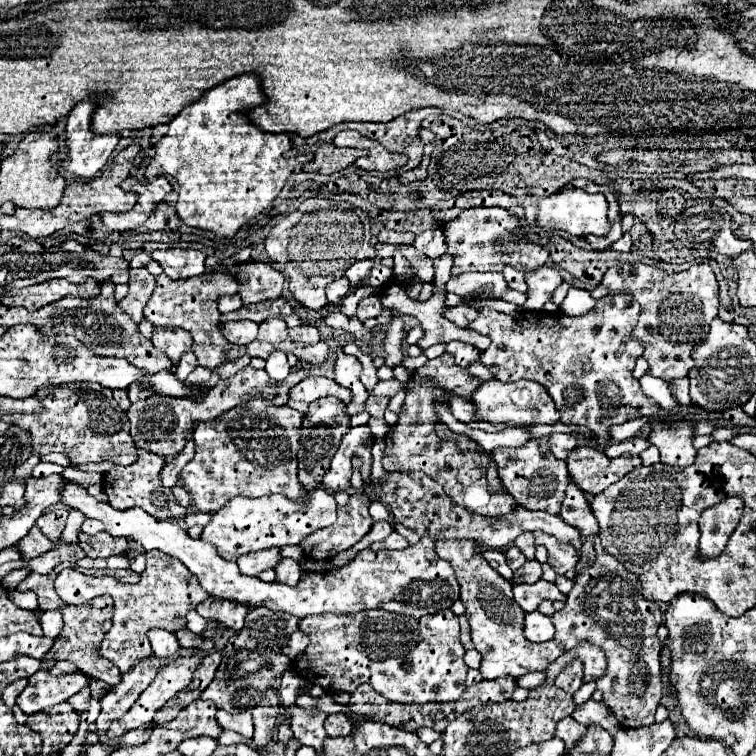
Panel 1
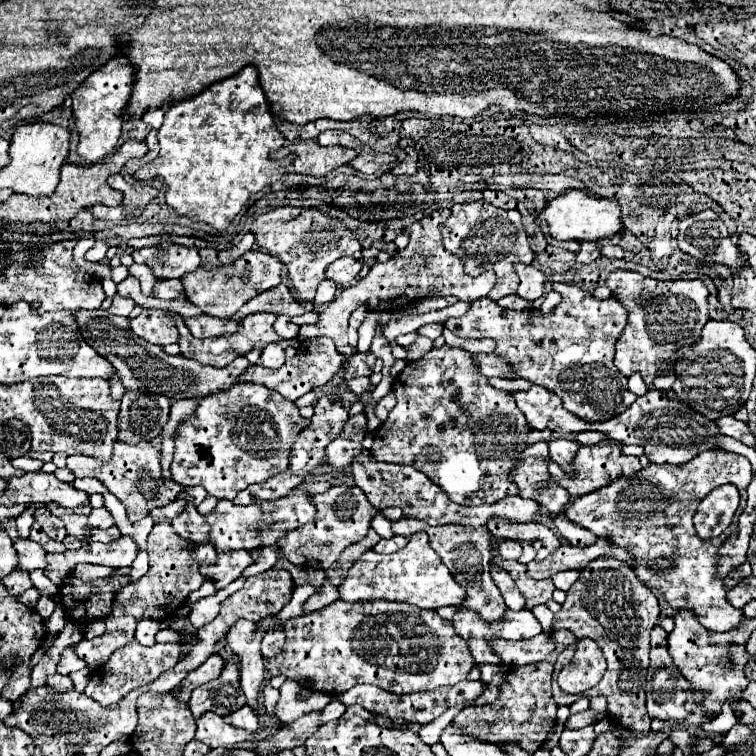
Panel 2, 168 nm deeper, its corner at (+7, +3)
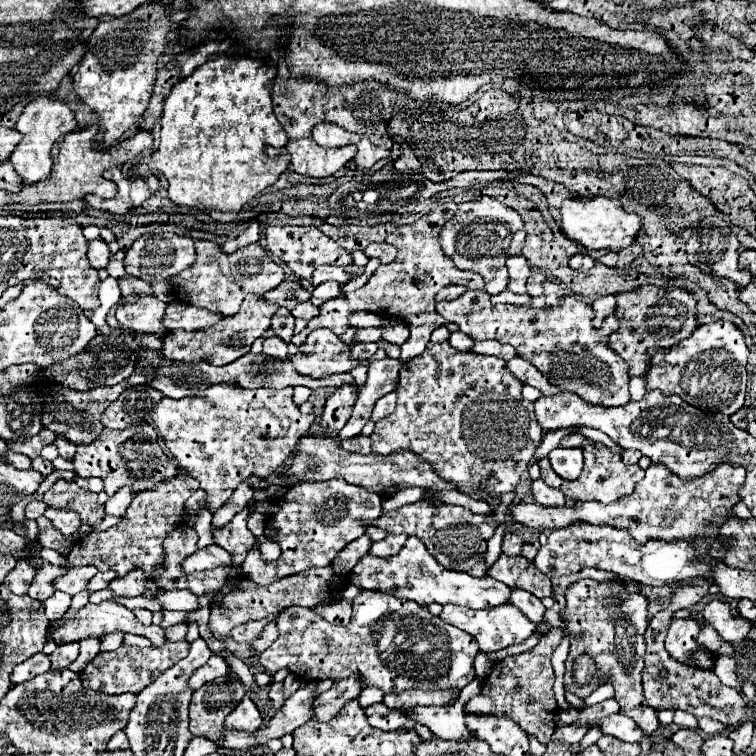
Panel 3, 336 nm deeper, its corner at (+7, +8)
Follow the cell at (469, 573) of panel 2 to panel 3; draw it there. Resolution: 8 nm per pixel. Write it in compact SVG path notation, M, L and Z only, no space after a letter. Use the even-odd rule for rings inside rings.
M418 500L414 504L402 506L394 512L382 514L382 520L376 520L376 526L386 530L388 534L406 534L406 536L418 536L428 552L444 566L460 572L468 572L470 576L488 576L486 574L486 542L496 530L496 518L474 514L468 508L462 506L452 506L452 504L442 504L442 506L432 506L428 500Z

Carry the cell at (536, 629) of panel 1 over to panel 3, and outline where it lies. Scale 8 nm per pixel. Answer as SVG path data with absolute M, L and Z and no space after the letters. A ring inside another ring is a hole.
M448 604L448 606L444 606L440 618L444 618L448 624L468 632L478 642L480 652L492 652L492 650L500 650L500 648L506 648L512 644L520 644L522 640L532 636L536 630L536 624L532 620L528 620L512 604L500 604L500 606L492 606L492 608L484 608L484 610L470 610L464 606Z

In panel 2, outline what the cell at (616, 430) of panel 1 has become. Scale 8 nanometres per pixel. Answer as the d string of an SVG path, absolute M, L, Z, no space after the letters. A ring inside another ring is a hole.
M584 431L584 433L578 433L578 435L576 435L576 441L578 441L580 445L596 445L596 443L602 441L602 437L604 437L604 435L600 435L600 433L596 433L596 431Z

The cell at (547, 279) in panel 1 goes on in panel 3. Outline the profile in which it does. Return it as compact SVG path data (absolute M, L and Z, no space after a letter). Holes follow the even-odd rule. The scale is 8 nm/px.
M512 256L508 262L508 272L510 272L510 282L508 282L508 290L516 292L516 294L526 294L526 280L532 274L528 262L524 256Z

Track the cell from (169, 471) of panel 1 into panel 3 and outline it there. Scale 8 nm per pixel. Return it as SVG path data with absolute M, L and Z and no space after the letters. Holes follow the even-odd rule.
M204 508L200 509L196 516L196 524L193 527L199 537L198 549L212 544L211 520L212 514L208 510L204 510Z

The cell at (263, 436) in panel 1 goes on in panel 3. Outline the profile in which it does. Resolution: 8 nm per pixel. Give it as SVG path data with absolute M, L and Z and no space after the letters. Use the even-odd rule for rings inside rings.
M218 384L204 390L202 396L188 396L180 400L162 398L154 412L152 420L158 428L158 434L162 434L168 450L178 462L178 470L186 470L188 476L196 478L200 482L200 488L206 490L208 500L206 506L210 512L216 512L238 488L238 484L246 482L250 476L258 476L260 480L266 480L270 474L274 474L294 452L296 442L300 436L308 434L310 426L314 424L314 414L302 414L298 406L292 402L292 388L256 388L246 390L240 386L230 384Z

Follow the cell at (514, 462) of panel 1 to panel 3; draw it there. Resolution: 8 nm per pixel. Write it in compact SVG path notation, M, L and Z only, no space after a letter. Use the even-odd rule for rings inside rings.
M542 478L532 480L532 494L534 494L534 500L542 506L564 506L566 504L566 496L560 490L544 484Z

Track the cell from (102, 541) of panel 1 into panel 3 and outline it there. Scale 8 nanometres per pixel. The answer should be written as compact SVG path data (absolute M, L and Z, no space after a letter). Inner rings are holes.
M70 484L66 492L48 490L44 492L42 500L46 500L46 504L52 508L64 508L64 510L78 512L82 524L90 524L90 526L100 524L104 518L104 508L98 504L96 494L78 487L76 484Z

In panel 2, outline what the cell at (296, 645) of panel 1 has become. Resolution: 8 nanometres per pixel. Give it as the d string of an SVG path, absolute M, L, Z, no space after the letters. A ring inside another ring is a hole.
M282 629L268 631L262 639L262 655L270 659L282 651L282 645L284 645L284 631Z

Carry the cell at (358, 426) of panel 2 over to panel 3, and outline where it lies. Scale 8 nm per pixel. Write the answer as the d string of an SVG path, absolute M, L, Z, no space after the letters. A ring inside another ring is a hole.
M386 358L382 362L372 362L370 364L368 380L360 388L360 394L358 394L358 400L354 404L350 420L346 422L346 426L336 436L338 442L354 438L354 436L358 436L362 432L364 424L370 420L374 402L378 398L382 398L384 394L396 390L398 370L400 370L400 360L392 360L392 358Z

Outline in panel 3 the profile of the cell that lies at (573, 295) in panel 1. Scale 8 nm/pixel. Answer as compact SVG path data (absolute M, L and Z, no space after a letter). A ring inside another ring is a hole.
M504 290L504 292L496 294L496 296L492 296L490 300L492 302L502 302L502 304L528 304L528 302L532 302L532 296L528 296L528 294L518 296L518 294L510 292L510 290Z

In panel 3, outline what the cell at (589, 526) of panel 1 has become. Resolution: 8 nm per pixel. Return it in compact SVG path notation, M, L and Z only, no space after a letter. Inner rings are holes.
M578 580L566 590L566 606L562 610L562 620L570 632L570 649L565 662L564 686L566 690L580 698L590 696L602 680L608 680L616 690L616 702L620 704L620 712L630 716L644 732L652 734L660 728L656 718L656 710L648 708L642 694L642 670L644 670L644 632L648 628L648 598L642 592L628 592L628 588L618 582L596 582L596 580ZM582 655L590 655L598 664L598 678L586 684L576 686L571 680L574 660Z

